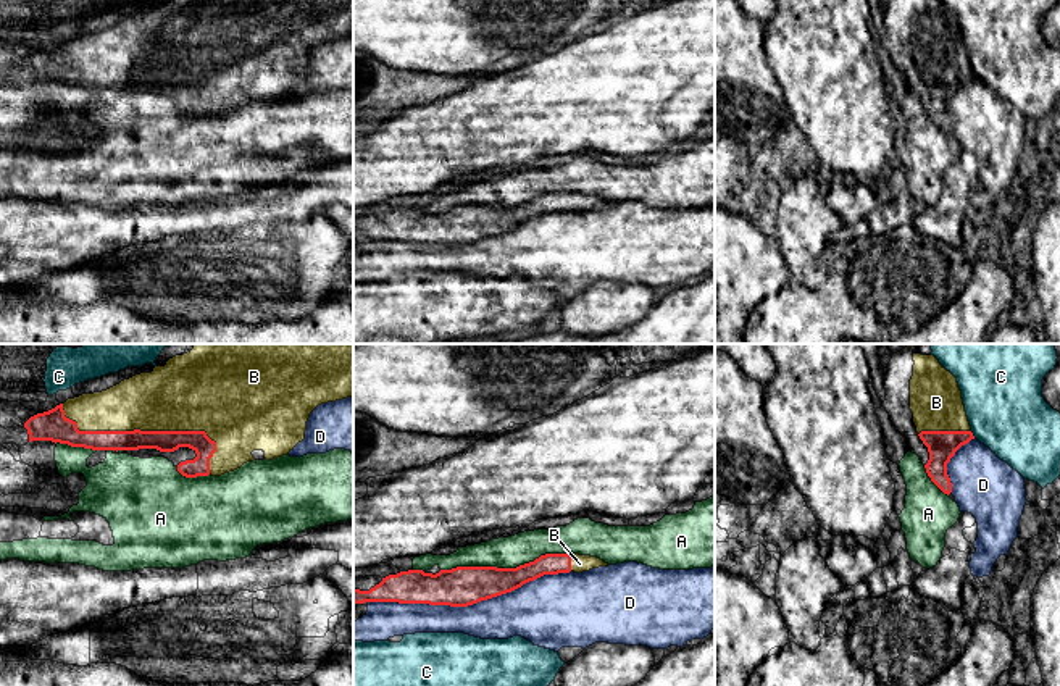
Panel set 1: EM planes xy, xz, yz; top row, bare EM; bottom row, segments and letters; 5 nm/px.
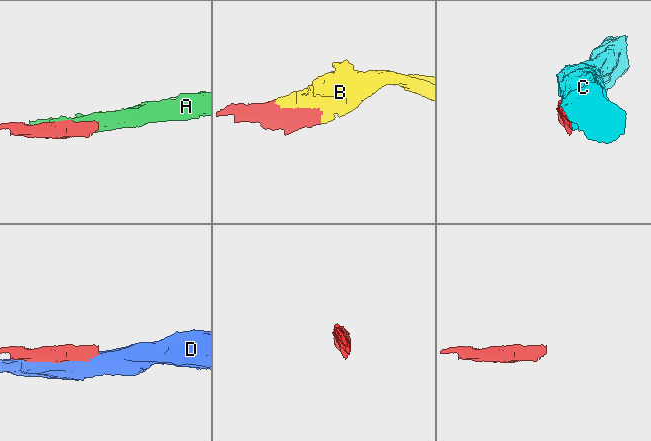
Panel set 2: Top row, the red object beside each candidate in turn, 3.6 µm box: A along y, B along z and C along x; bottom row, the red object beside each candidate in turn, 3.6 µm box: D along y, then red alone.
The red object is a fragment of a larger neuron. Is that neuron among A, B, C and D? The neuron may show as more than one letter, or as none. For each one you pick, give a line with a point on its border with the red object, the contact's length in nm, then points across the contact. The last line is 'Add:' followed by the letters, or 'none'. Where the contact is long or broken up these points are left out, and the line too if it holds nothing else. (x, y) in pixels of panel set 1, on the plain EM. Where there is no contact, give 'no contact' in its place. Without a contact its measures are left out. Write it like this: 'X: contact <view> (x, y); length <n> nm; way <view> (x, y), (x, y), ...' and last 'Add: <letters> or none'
B: contact xy (149, 70); length 800 nm
Add: B

